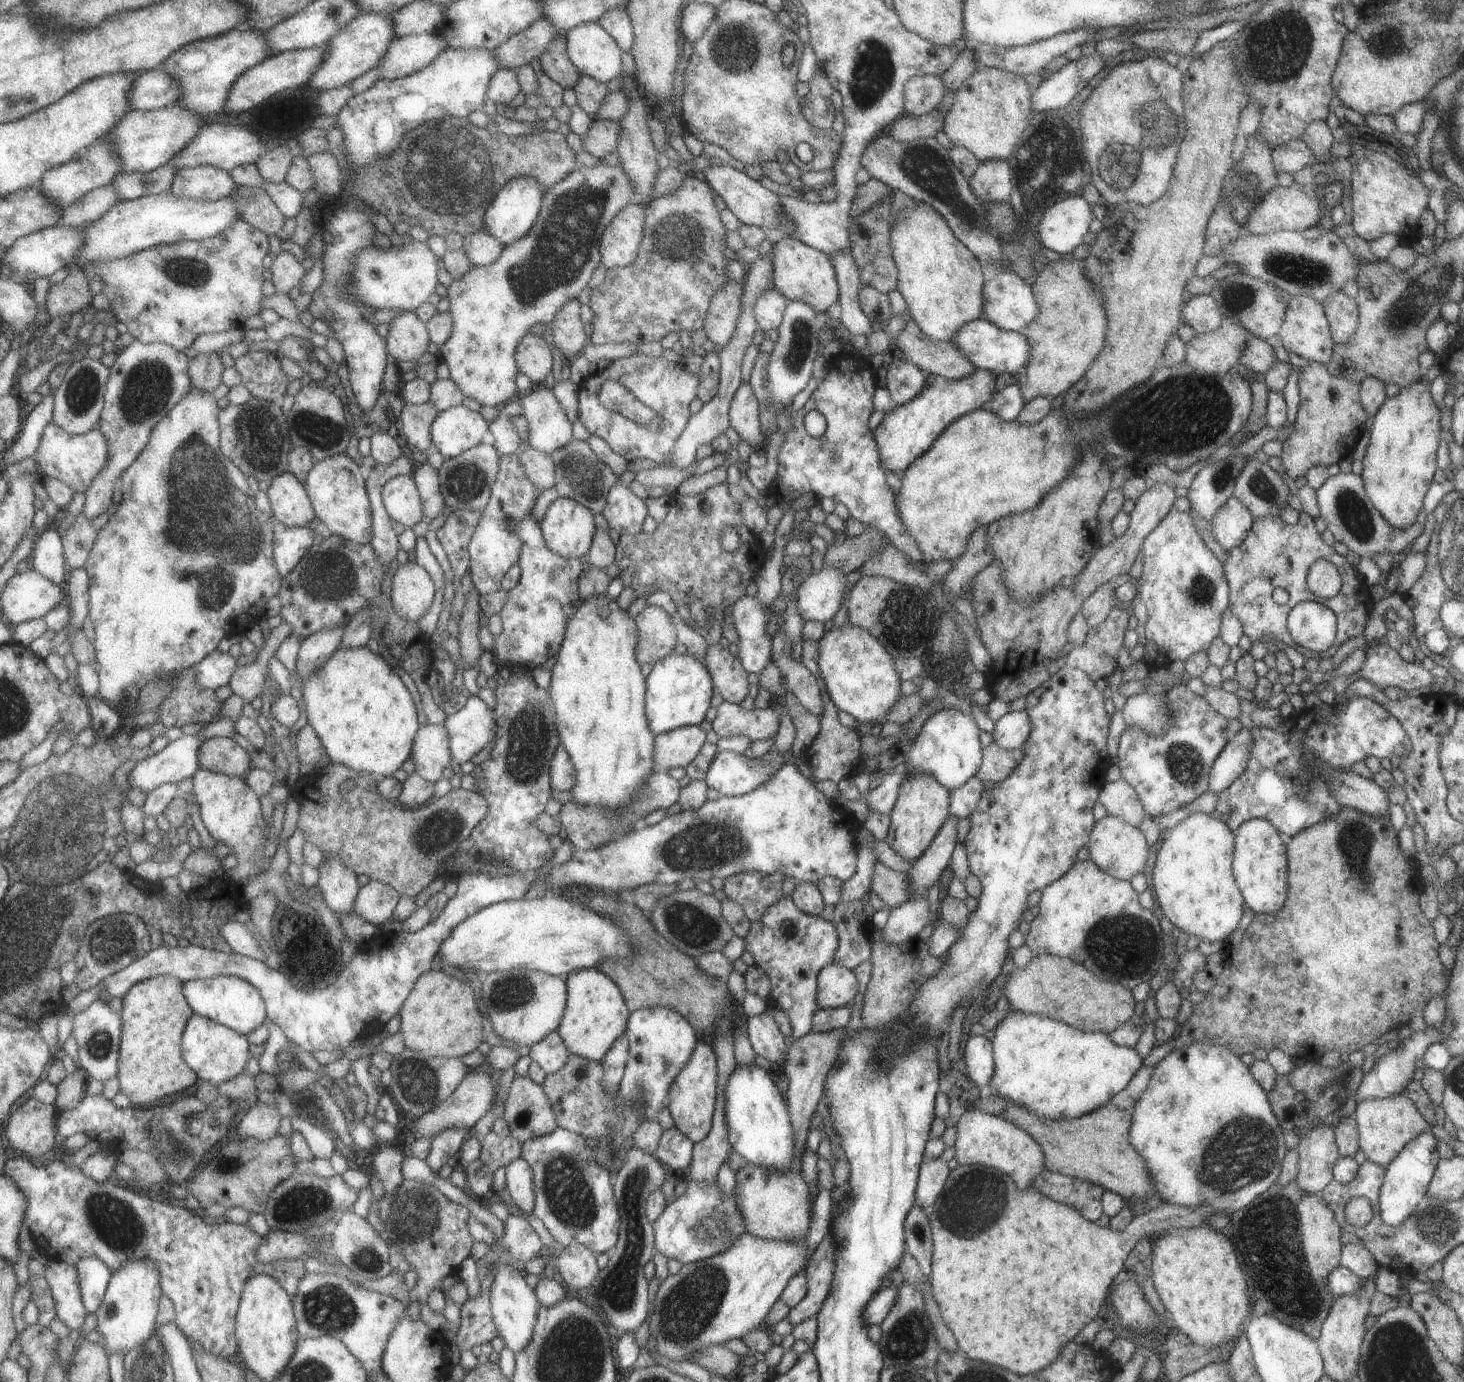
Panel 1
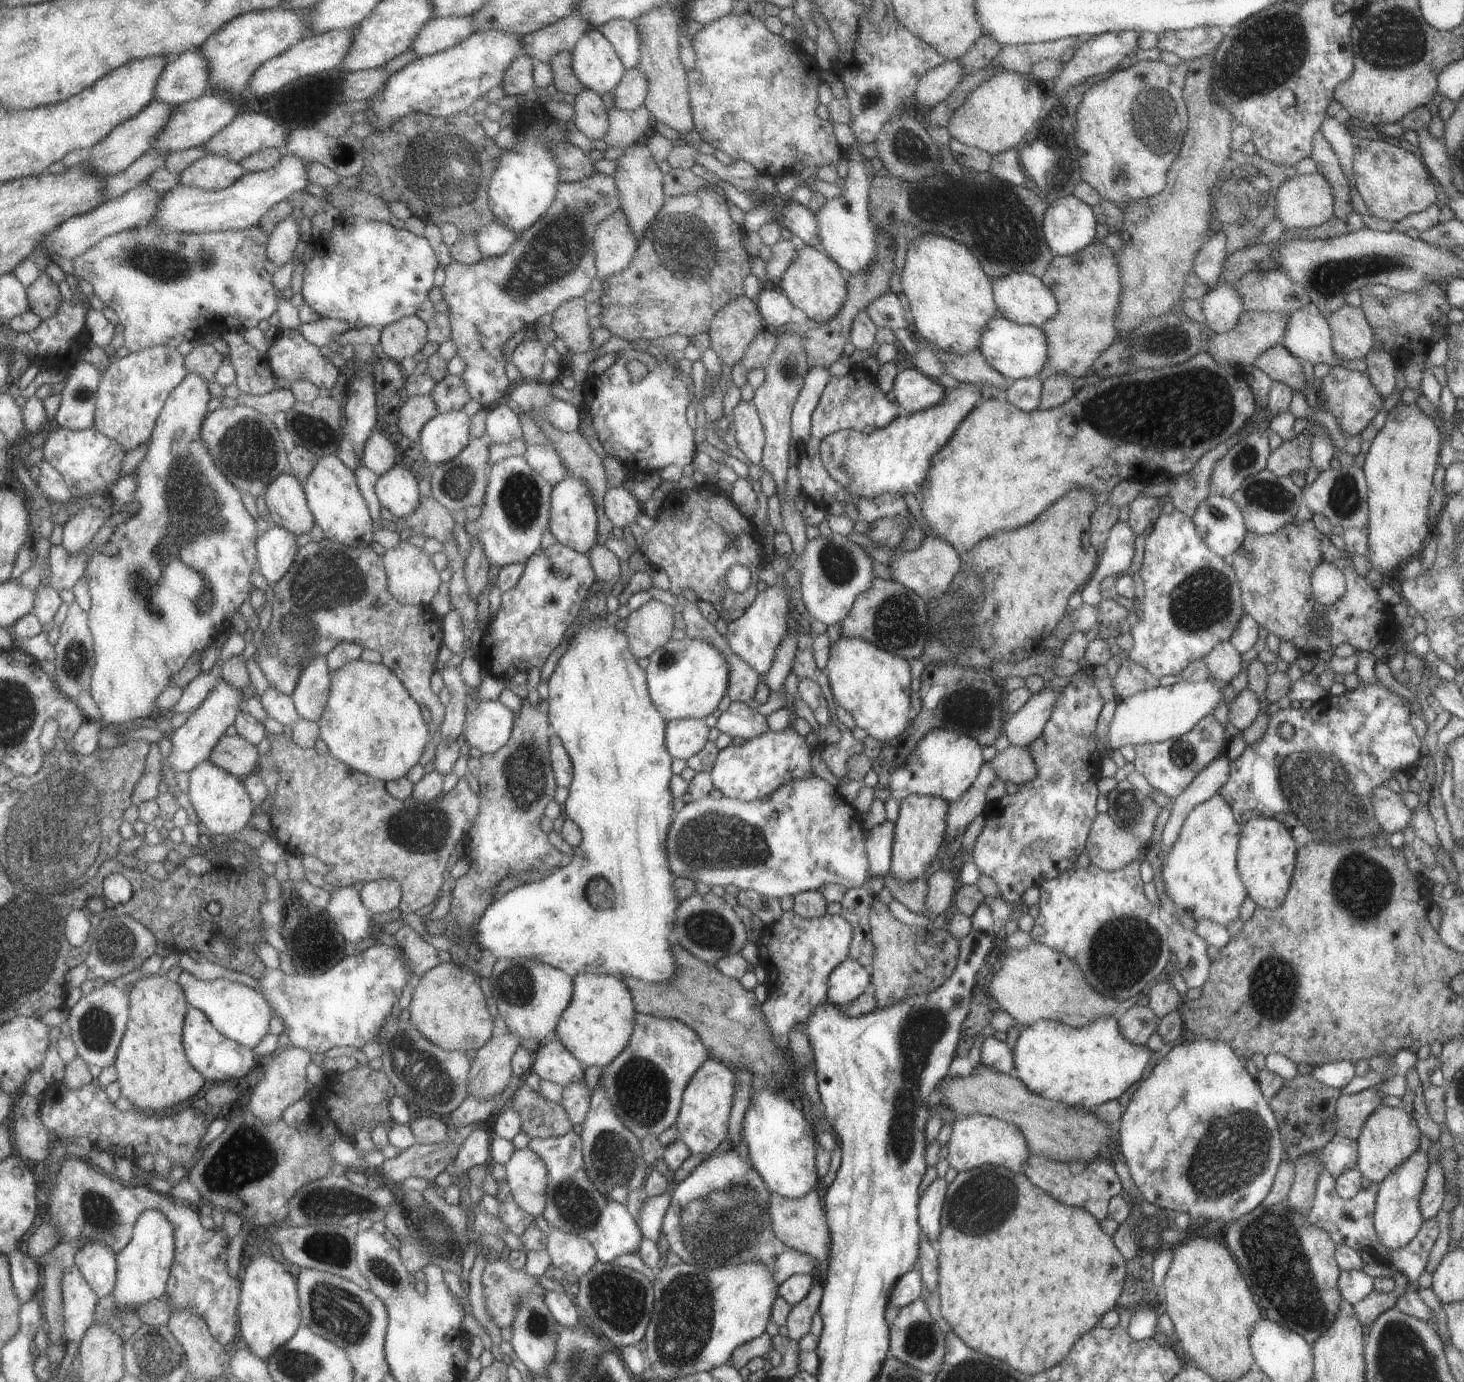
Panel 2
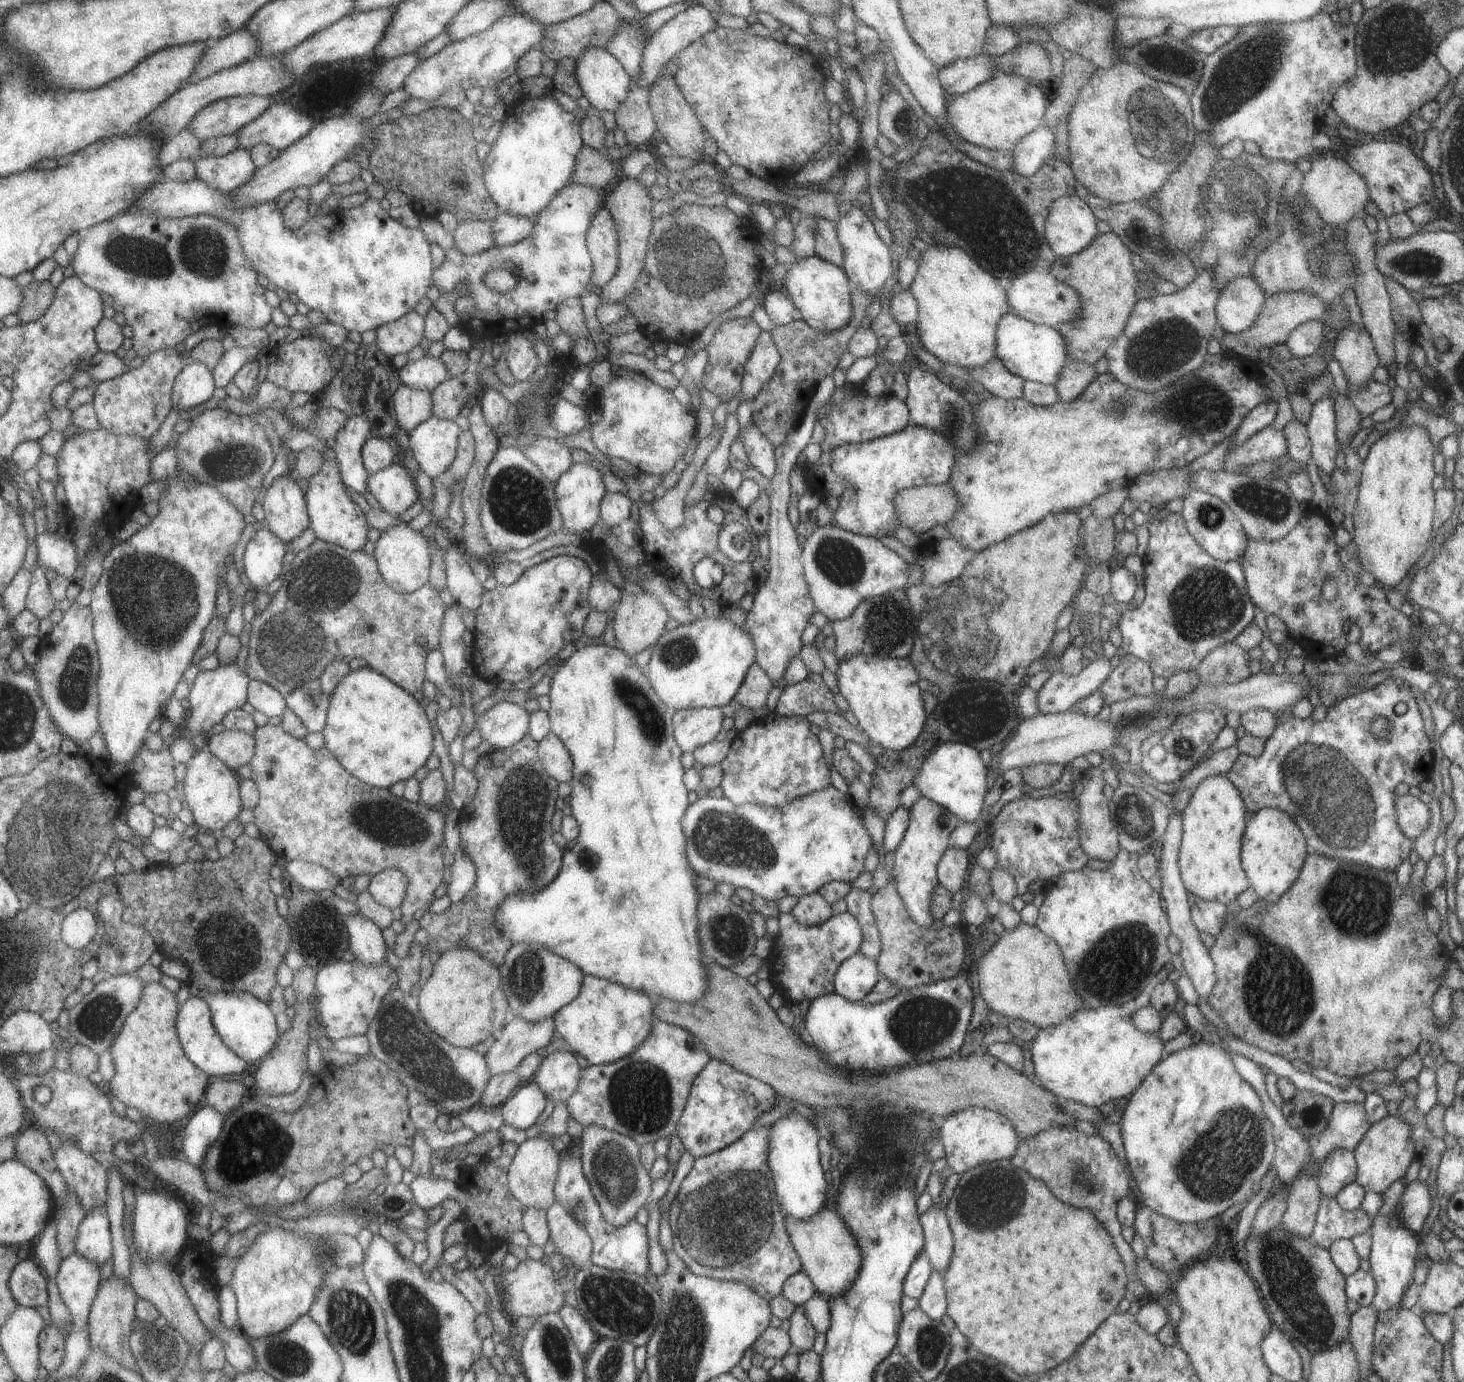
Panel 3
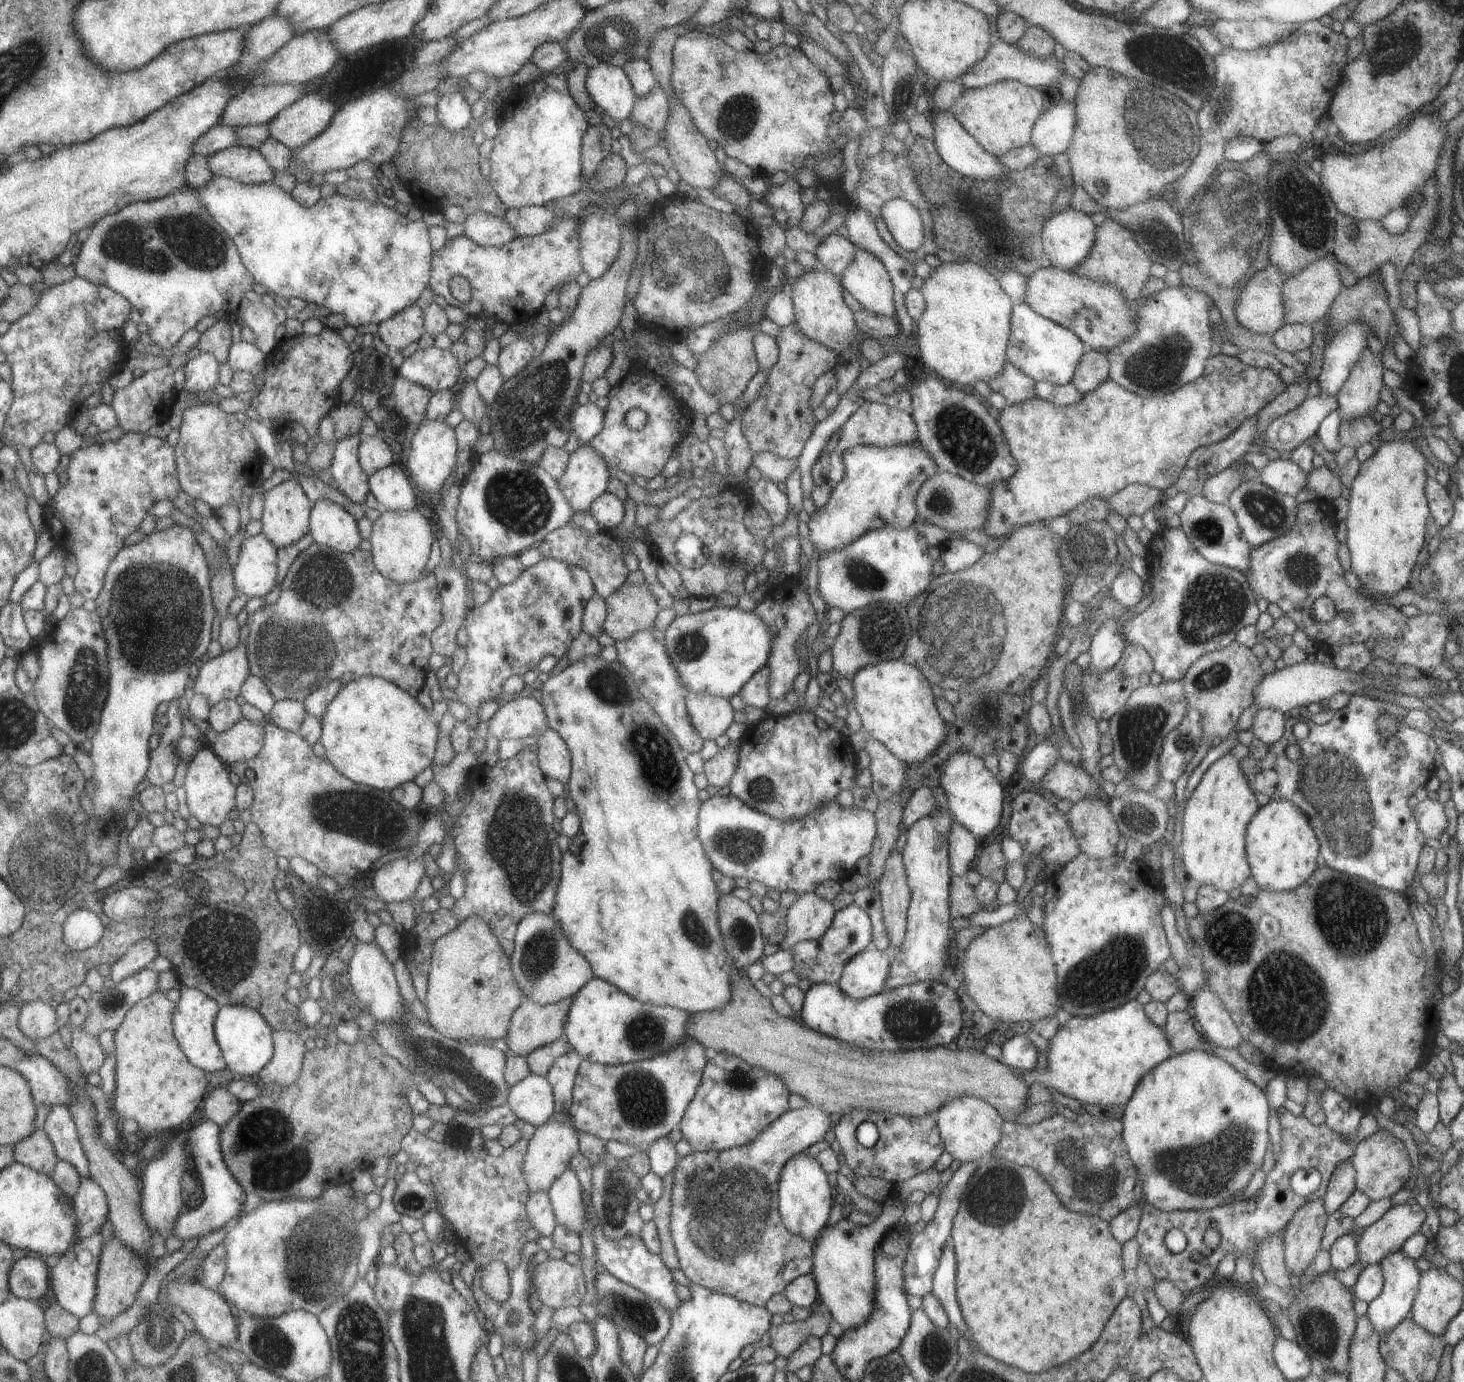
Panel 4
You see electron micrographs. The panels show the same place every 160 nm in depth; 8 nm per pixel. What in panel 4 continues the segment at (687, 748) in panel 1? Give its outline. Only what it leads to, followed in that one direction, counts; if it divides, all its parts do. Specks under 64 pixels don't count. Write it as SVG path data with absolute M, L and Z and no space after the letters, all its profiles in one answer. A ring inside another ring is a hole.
M686 695L685 710L693 730L703 742L714 741L733 722L733 709L728 699L715 695Z

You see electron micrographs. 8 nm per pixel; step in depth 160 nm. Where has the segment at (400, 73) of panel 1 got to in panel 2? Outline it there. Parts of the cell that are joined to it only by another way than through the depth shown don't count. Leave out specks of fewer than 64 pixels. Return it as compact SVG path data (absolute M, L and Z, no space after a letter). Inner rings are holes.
M470 16L433 17L414 36L410 52L414 58L423 58L457 46L475 33L474 20Z

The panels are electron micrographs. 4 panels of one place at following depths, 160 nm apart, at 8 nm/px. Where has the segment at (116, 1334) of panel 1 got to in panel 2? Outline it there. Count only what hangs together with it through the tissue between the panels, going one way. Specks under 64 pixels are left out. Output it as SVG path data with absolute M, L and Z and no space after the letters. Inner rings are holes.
M145 1210L134 1229L131 1243L117 1256L119 1276L114 1291L117 1310L138 1307L166 1297L175 1262L176 1244L173 1222L159 1210Z

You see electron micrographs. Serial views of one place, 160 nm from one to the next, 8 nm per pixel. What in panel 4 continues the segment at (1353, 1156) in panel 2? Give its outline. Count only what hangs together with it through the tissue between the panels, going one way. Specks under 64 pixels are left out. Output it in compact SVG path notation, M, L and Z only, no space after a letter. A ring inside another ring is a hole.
M1347 1159L1340 1162L1331 1171L1330 1177L1326 1184L1326 1191L1323 1193L1324 1209L1327 1214L1337 1211L1339 1205L1351 1194L1355 1189L1355 1169L1352 1162Z

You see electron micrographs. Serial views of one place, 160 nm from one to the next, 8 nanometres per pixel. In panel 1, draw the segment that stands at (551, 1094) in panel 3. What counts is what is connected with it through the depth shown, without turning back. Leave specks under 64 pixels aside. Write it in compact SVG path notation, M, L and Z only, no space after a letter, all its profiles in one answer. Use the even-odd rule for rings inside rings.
M552 1030L541 1041L530 1046L528 1056L536 1062L545 1074L556 1073L566 1064L568 1055L566 1043L557 1030Z

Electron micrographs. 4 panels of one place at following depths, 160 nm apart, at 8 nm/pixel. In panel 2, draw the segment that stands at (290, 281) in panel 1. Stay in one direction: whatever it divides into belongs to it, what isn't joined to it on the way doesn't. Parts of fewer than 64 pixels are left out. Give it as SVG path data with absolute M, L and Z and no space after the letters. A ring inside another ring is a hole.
M289 216L287 220L279 222L277 228L271 232L268 254L269 259L277 268L285 266L287 262L293 260L293 256L297 256L297 244L303 238L299 226L295 218Z

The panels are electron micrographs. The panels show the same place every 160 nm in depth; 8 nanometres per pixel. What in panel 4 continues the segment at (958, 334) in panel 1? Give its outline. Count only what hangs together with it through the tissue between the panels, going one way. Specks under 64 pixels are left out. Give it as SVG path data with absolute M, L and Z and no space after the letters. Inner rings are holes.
M1025 303L1012 305L1010 335L1006 348L1006 362L1034 381L1047 381L1052 385L1064 385L1072 376L1086 347L1078 336L1061 325L1035 314Z

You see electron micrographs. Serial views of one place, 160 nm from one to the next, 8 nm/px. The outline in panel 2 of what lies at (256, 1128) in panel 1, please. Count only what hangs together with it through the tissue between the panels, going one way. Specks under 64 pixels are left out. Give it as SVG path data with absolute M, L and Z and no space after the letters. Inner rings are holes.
M289 1044L277 1050L277 1056L264 1068L263 1078L258 1082L255 1089L250 1091L250 1101L247 1108L265 1122L282 1120L283 1112L291 1104L299 1102L311 1087L307 1082L307 1066L311 1060L313 1060L313 1053L299 1046Z

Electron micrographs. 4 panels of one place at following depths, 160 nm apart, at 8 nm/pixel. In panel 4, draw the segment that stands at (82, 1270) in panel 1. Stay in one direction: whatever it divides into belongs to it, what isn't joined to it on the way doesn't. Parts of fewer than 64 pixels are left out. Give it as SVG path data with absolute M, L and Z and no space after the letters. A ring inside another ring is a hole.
M93 1178L82 1179L82 1185L74 1200L79 1241L88 1239L100 1230L105 1222L110 1220L110 1202L106 1191Z

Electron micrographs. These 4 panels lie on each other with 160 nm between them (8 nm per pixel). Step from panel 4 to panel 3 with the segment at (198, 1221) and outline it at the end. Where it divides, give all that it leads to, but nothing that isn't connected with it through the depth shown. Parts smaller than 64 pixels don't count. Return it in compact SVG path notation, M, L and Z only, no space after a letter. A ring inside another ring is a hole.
M207 1105L186 1121L181 1149L188 1162L202 1171L204 1158L221 1136L226 1119L218 1110Z

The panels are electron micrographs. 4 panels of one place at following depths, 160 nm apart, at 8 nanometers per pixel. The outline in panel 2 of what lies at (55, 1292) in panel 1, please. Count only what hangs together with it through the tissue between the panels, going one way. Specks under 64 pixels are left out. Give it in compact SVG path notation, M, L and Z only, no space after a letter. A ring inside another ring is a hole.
M77 1264L65 1267L61 1288L65 1306L66 1339L81 1344L87 1330L90 1330L95 1322L99 1294L91 1286L91 1282L87 1282Z

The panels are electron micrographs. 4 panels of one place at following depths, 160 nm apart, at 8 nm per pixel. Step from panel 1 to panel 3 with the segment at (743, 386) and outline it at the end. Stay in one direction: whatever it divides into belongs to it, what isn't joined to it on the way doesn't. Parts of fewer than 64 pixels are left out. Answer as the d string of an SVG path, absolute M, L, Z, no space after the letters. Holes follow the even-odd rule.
M752 423L740 428L739 433L744 452L753 470L759 471L764 477L770 479L776 474L777 468L774 446Z

